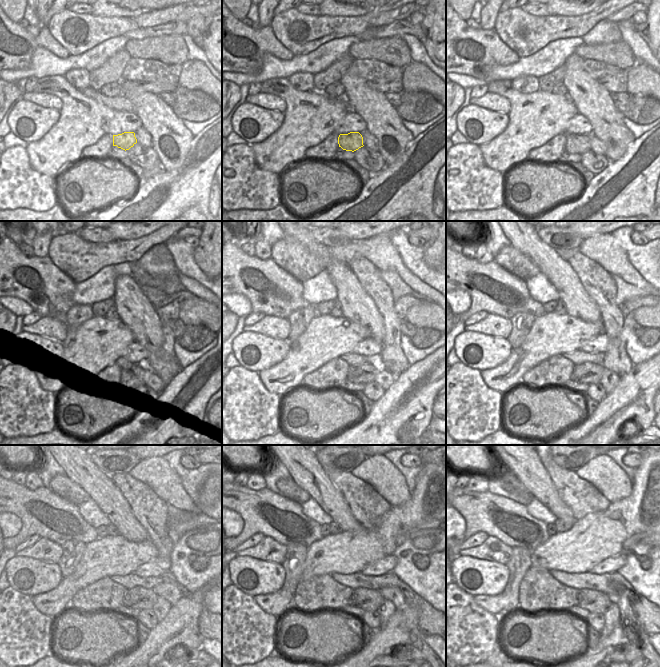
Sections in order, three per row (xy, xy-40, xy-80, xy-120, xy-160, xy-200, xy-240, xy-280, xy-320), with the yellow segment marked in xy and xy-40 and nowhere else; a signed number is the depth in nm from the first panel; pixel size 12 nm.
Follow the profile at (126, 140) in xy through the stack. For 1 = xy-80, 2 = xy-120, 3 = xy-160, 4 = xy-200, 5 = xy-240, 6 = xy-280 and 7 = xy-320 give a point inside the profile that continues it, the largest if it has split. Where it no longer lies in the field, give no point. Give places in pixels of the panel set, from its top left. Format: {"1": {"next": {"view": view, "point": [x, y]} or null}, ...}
{"1": {"next": {"view": "xy-80", "point": [575, 144]}}, "2": {"next": {"view": "xy-120", "point": [136, 373]}}, "3": {"next": {"view": "xy-160", "point": [363, 373]}}, "4": {"next": {"view": "xy-200", "point": [586, 373]}}, "5": {"next": {"view": "xy-240", "point": [141, 598]}}, "6": {"next": {"view": "xy-280", "point": [369, 600]}}, "7": {"next": {"view": "xy-320", "point": [594, 601]}}}

